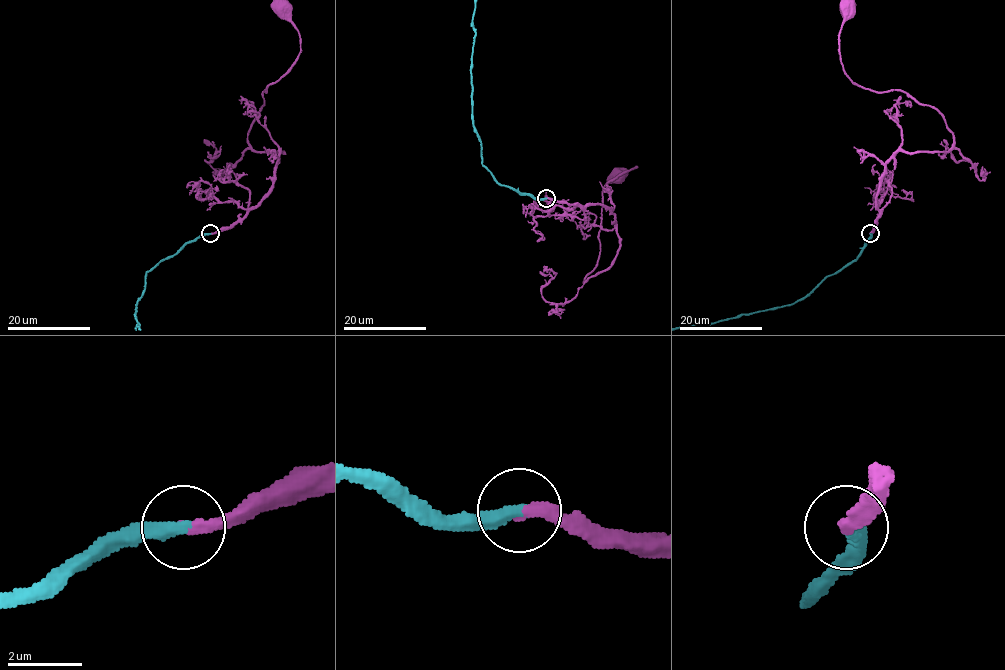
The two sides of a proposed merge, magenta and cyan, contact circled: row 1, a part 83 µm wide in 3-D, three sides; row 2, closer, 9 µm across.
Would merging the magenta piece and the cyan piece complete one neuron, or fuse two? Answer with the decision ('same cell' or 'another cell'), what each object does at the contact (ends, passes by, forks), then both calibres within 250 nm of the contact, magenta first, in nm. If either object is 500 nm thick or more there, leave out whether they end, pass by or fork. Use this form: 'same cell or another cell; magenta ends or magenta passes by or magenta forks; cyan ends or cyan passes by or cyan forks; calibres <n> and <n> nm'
same cell; magenta ends; cyan ends; calibres 320 and 360 nm

